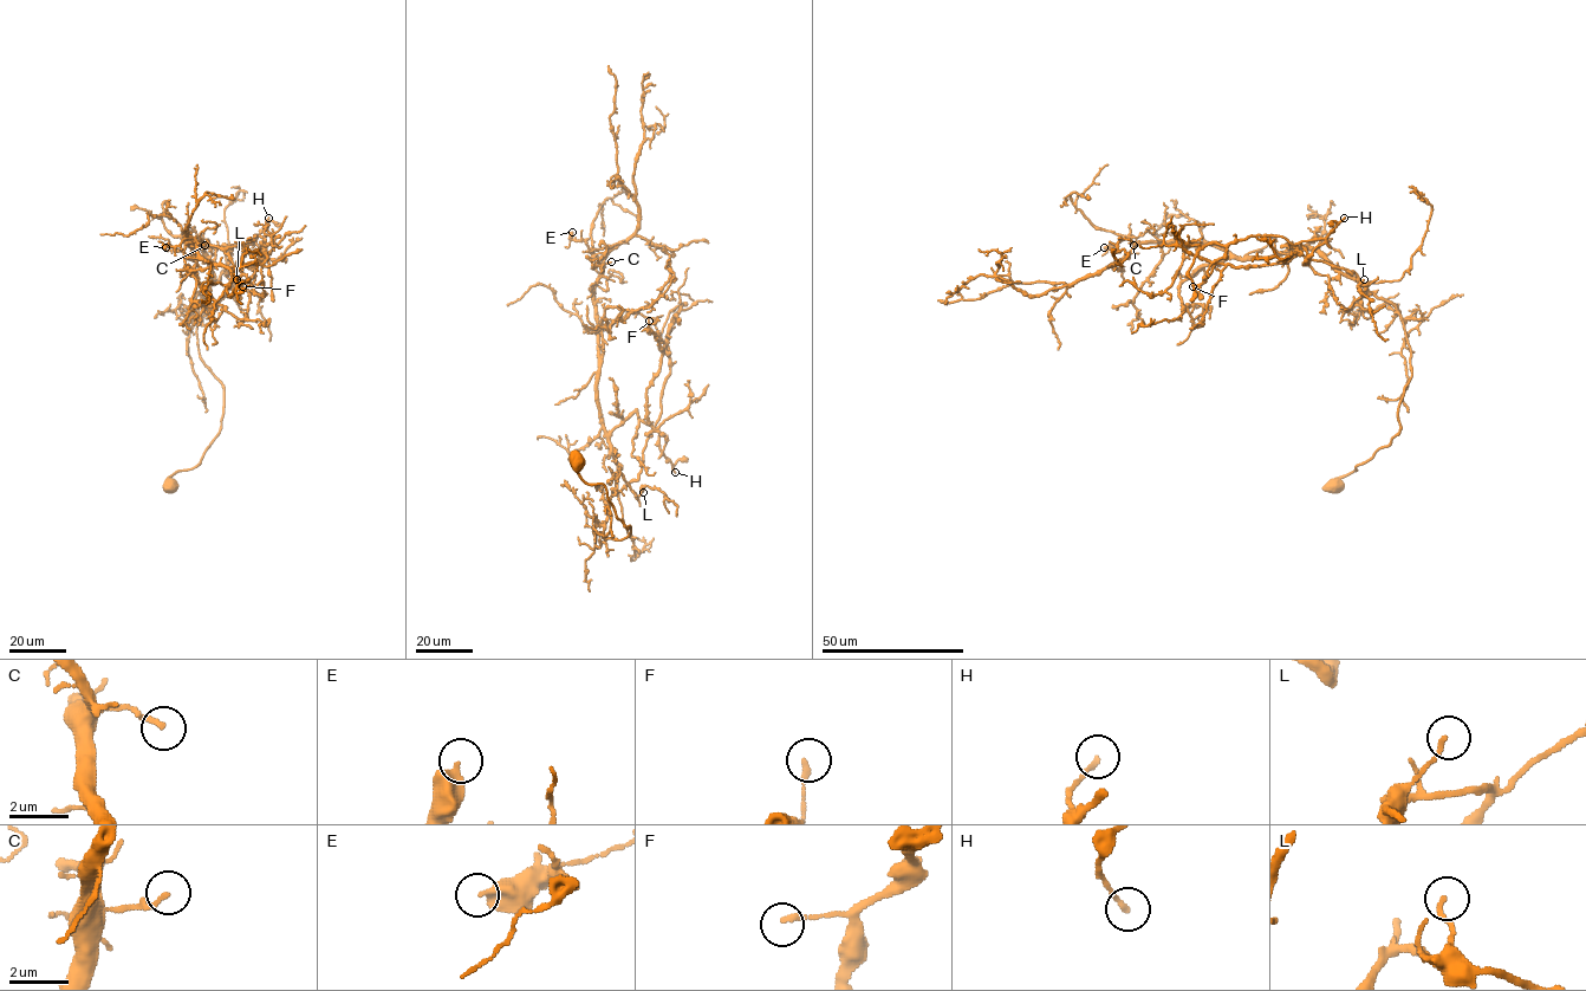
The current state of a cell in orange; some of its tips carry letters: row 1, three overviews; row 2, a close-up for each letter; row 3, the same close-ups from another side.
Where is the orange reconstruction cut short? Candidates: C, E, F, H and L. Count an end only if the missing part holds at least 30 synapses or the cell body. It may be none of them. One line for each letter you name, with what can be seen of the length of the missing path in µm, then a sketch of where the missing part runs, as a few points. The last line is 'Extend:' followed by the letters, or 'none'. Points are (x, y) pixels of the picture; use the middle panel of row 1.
Extend: none

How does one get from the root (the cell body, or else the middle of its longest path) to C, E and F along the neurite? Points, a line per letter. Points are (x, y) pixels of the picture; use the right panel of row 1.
C: (1334, 484), (1399, 431), (1398, 408), (1411, 366), (1397, 309), (1313, 250), (1235, 258), (1210, 245), (1133, 245)
E: (1334, 484), (1399, 431), (1411, 366), (1397, 309), (1313, 250), (1235, 258), (1210, 245), (1129, 238), (1104, 247)
F: (1334, 484), (1399, 431), (1411, 366), (1397, 309), (1353, 272), (1311, 259), (1279, 235), (1232, 241), (1193, 286)

